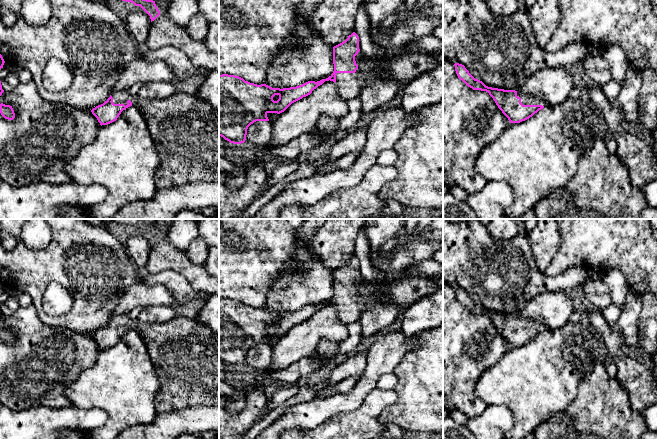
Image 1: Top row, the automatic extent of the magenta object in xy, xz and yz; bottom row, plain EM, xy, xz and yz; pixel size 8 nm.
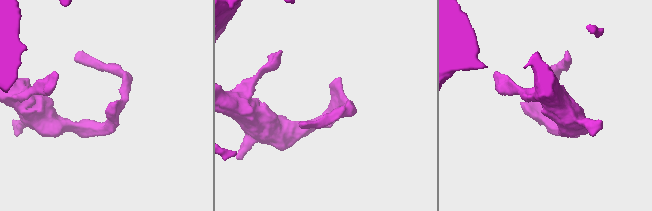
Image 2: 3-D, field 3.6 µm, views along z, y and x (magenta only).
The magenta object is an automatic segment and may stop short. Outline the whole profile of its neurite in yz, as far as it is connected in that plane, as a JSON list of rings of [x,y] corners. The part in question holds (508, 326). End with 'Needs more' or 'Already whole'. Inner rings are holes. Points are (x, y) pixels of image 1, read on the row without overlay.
[[[455,287],[454,290],[458,302],[468,311],[489,317],[510,347],[525,345],[547,330],[544,324],[521,315],[488,311],[482,305],[475,303],[464,289]]]. Needs more

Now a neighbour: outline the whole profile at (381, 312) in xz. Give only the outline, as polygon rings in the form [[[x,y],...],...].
[[[378,293],[361,315],[362,337],[377,335],[400,316],[398,306],[386,295]]]

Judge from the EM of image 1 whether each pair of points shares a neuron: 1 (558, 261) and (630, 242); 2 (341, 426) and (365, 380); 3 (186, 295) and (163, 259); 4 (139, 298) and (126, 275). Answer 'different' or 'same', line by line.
1: same
2: different
3: different
4: different

